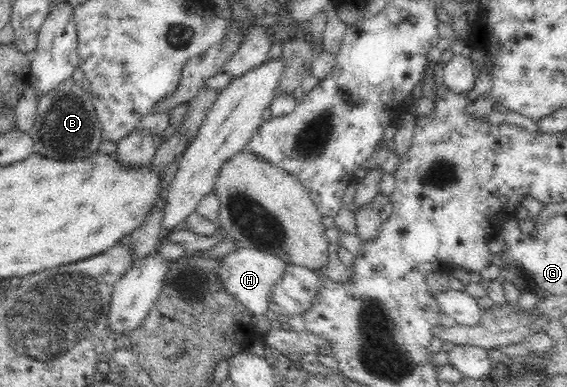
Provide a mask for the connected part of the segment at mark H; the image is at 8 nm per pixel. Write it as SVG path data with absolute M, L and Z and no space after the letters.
M236 247L220 259L217 276L224 289L252 315L266 315L271 289L284 275L286 262L278 256L253 248Z

